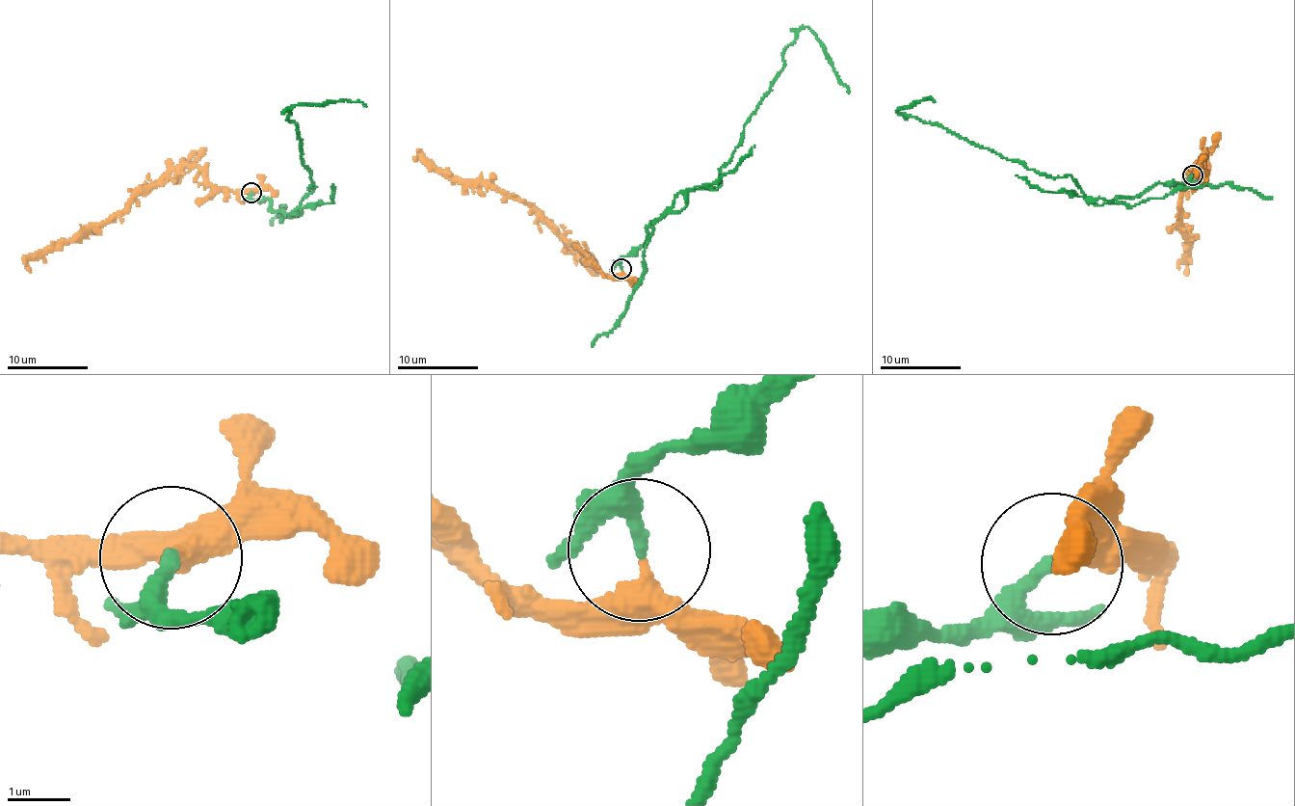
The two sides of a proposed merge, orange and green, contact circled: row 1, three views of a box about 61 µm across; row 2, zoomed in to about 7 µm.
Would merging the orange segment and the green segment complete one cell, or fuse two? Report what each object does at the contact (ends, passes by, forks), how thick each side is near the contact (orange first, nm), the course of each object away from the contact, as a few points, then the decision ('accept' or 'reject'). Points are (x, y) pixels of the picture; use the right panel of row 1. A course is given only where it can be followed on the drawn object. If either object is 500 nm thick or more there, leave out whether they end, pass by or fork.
orange passes by; green ends; calibres 320 and 240 nm; course orange (1193, 174), (1209, 174), (1204, 175), (1201, 166), (1203, 153), (1189, 175), (1177, 218), (1187, 232), (1187, 275); course green (1193, 174), (1098, 205), (1070, 174), (1048, 177), (897, 110), (927, 97), (935, 101); reject

